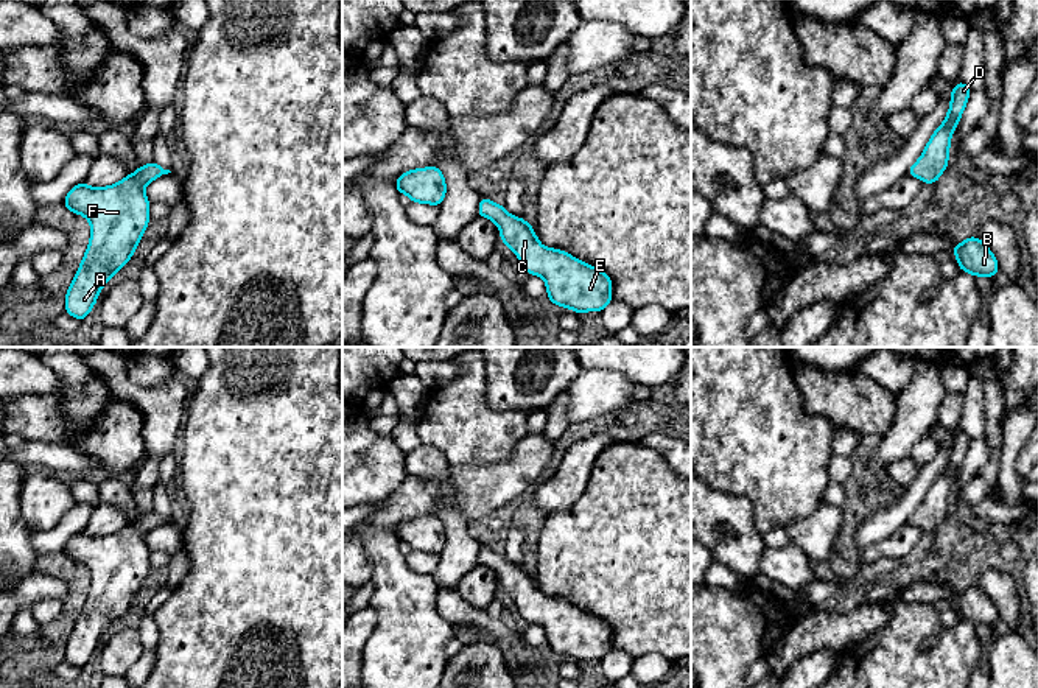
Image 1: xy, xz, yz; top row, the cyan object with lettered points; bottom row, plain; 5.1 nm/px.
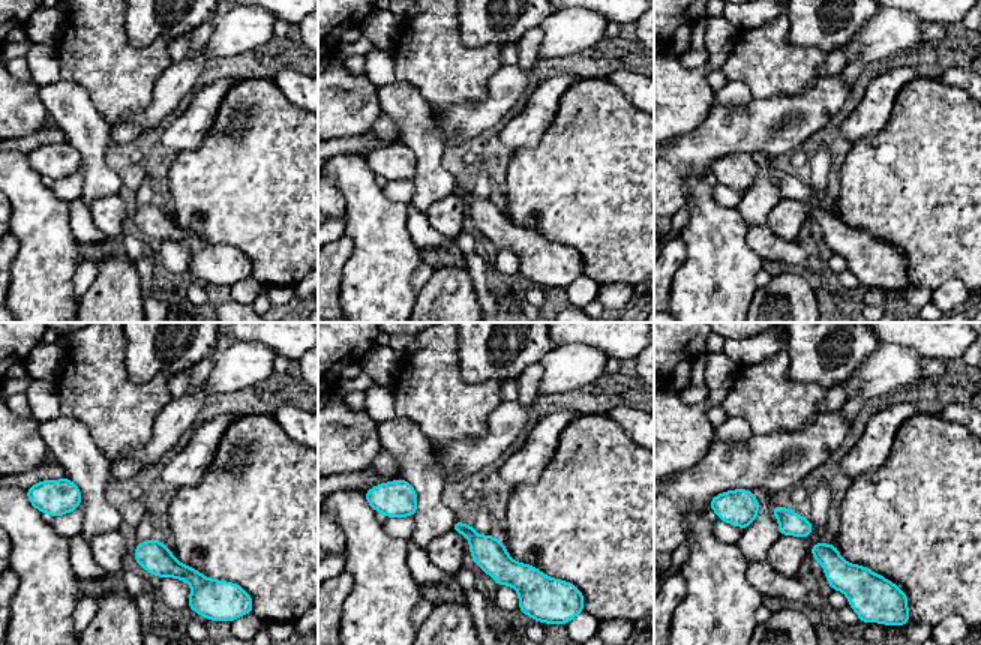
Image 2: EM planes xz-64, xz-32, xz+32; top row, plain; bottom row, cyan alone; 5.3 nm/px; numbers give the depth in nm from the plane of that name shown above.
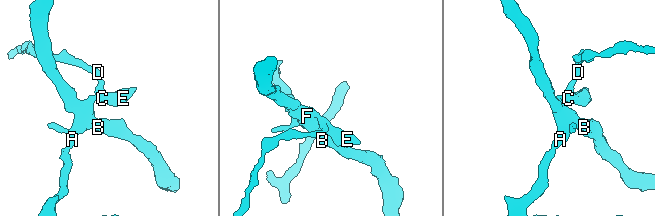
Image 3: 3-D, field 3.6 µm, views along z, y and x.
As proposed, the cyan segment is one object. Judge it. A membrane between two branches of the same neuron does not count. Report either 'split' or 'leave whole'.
leave whole

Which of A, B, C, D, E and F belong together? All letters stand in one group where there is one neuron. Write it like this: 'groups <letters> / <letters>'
groups A B C D E F

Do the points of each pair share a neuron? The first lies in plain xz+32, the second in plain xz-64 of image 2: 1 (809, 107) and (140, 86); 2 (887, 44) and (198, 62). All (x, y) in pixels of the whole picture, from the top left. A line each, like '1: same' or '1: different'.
1: different
2: different

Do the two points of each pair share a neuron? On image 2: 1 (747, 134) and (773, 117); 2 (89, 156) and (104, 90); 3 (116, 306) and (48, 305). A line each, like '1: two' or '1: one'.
1: one
2: two
3: two

